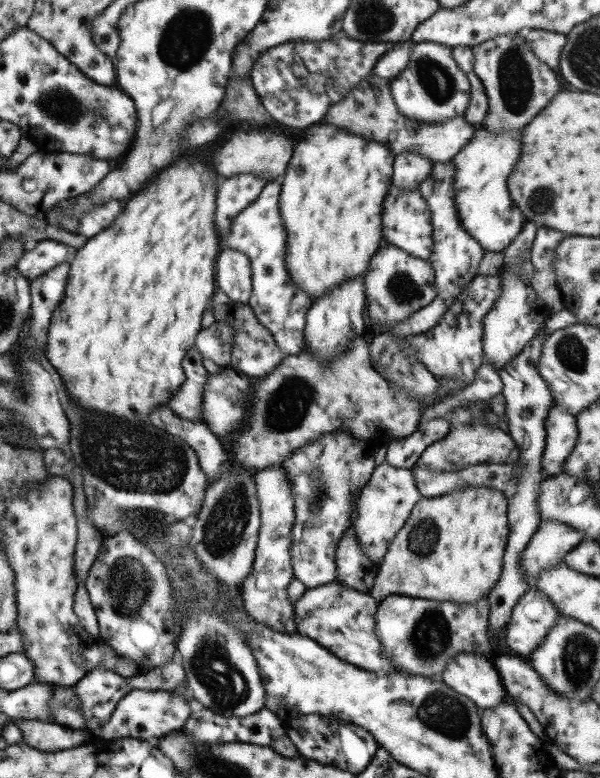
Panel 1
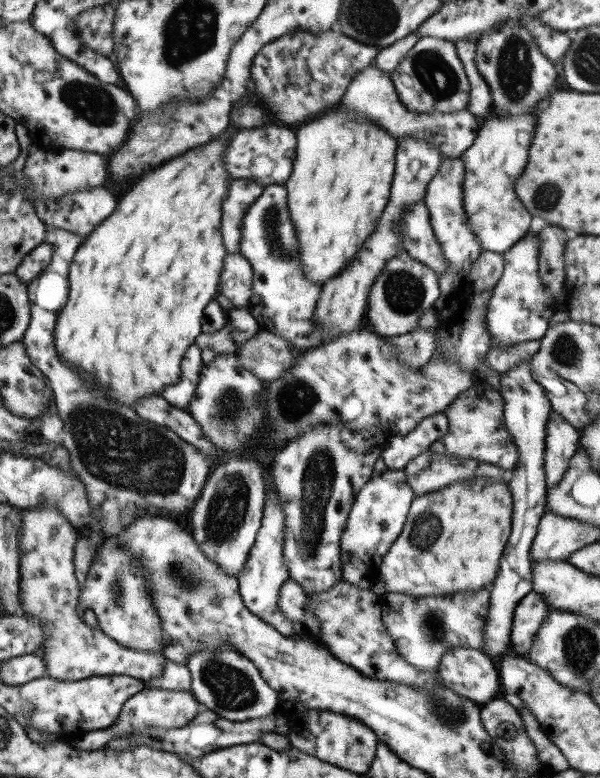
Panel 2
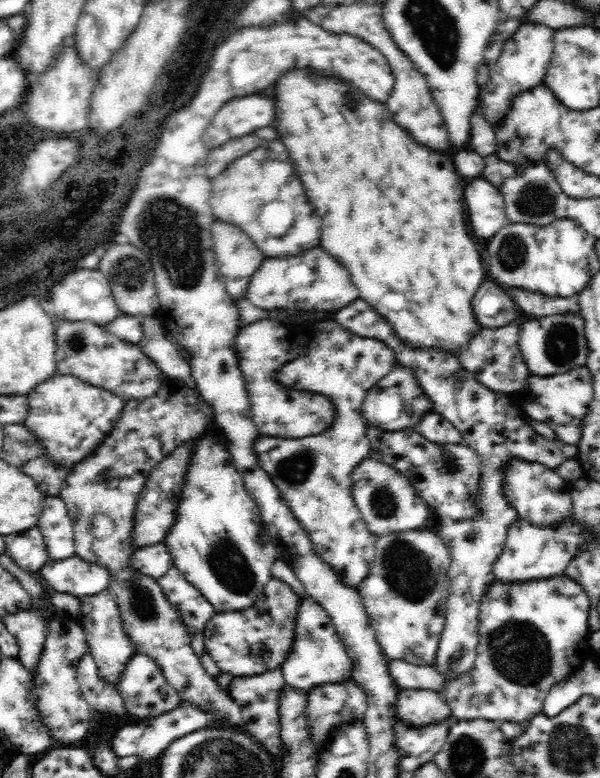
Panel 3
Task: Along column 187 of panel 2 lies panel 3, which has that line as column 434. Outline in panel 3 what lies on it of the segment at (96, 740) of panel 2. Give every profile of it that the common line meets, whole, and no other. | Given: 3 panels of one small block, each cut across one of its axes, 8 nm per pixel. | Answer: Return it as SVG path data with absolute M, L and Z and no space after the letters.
M427 689L400 690L395 709L397 717L402 717L408 725L415 727L444 722L454 717L443 693Z

